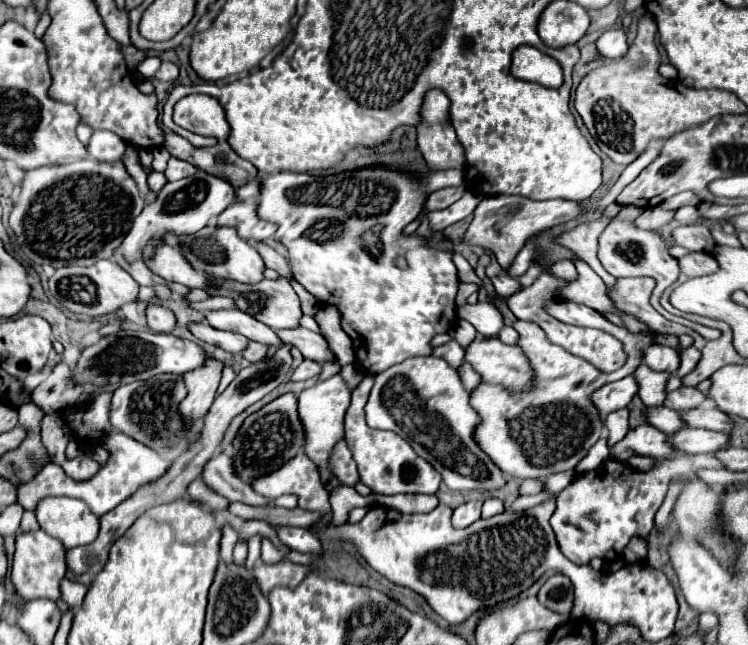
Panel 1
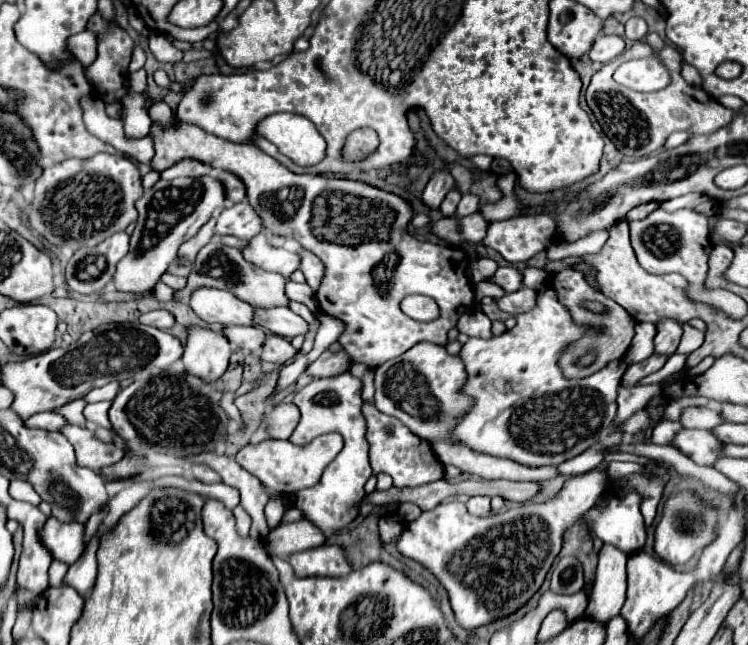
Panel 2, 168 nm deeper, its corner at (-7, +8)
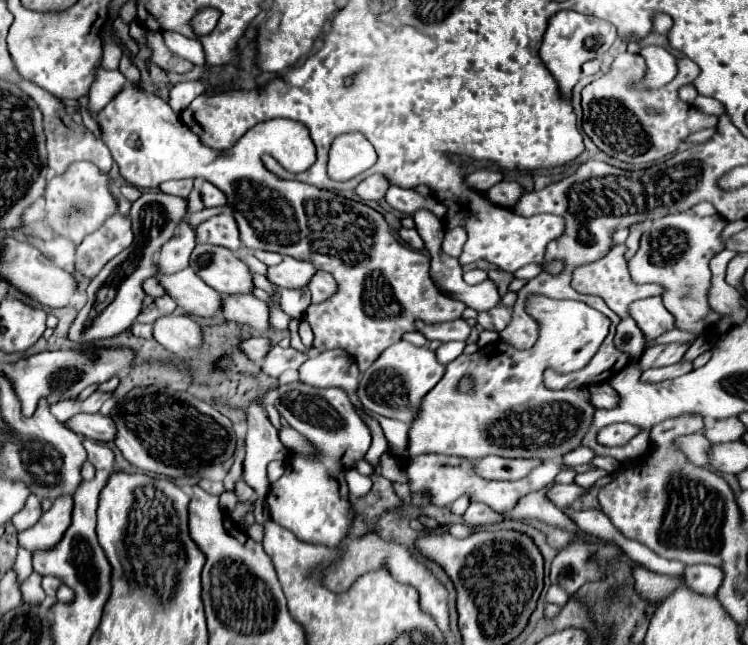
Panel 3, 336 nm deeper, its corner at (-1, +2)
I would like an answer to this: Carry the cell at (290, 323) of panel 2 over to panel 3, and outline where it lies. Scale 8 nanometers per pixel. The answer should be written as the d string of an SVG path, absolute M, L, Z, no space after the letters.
M253 294L225 296L221 314L223 314L225 320L233 320L233 322L239 322L239 324L249 324L255 330L267 330L269 328L267 304L263 300L257 300Z

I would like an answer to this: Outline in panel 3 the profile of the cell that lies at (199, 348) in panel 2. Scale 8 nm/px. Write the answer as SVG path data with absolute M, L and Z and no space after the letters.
M173 312L155 320L153 340L157 340L169 352L187 352L201 344L201 330L191 316Z

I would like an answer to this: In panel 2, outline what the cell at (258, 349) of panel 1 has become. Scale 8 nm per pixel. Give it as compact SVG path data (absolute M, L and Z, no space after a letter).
M269 334L265 338L265 346L263 346L263 354L261 354L261 360L267 360L267 362L275 362L275 364L283 364L285 360L289 360L291 356L295 356L295 348L281 336L277 334Z

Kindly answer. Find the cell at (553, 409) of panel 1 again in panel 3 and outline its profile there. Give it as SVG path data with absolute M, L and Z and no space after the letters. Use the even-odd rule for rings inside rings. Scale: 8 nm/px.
M493 342L471 356L461 354L445 366L443 380L423 398L423 408L419 408L419 416L409 426L407 452L411 456L427 452L455 454L469 460L489 454L549 460L571 452L587 434L595 406L589 402L587 388L545 388L543 370L529 350L515 350L505 342ZM463 374L469 374L475 382L469 394L457 390ZM527 410L531 412L527 414Z

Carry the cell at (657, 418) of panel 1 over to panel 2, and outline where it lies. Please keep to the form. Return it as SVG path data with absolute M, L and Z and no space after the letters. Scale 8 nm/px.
M685 408L681 412L679 422L683 428L701 428L701 430L711 430L717 424L721 424L721 416L715 410L709 408Z

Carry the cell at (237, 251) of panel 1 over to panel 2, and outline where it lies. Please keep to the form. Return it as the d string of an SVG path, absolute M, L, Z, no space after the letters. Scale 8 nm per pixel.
M263 234L253 236L247 246L241 248L241 254L247 262L267 270L267 272L277 272L285 278L289 278L289 274L293 270L299 268L299 258L297 252L289 252L285 248L273 248Z

